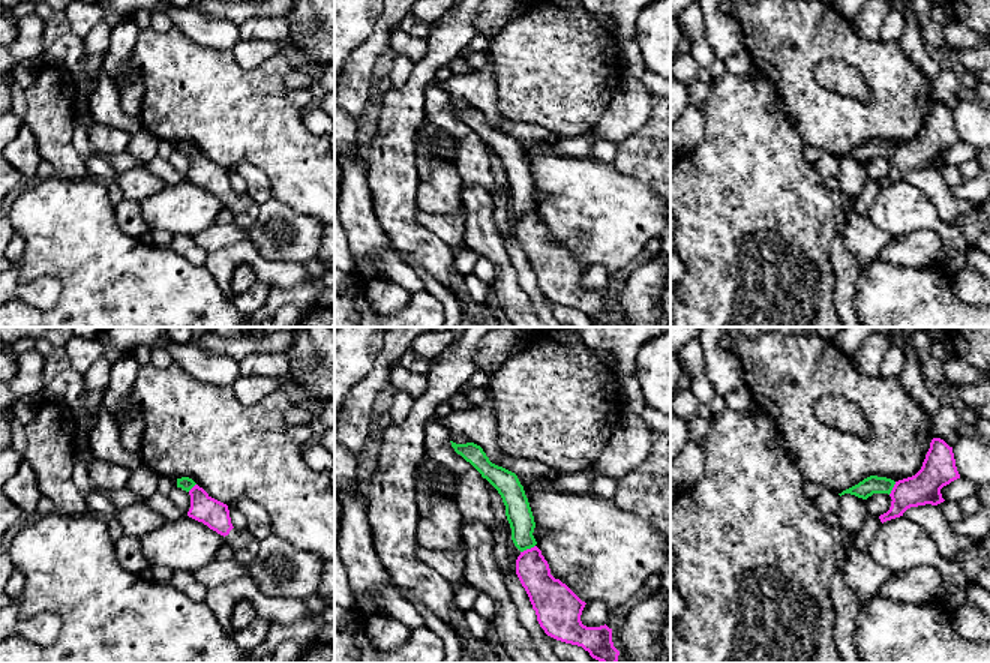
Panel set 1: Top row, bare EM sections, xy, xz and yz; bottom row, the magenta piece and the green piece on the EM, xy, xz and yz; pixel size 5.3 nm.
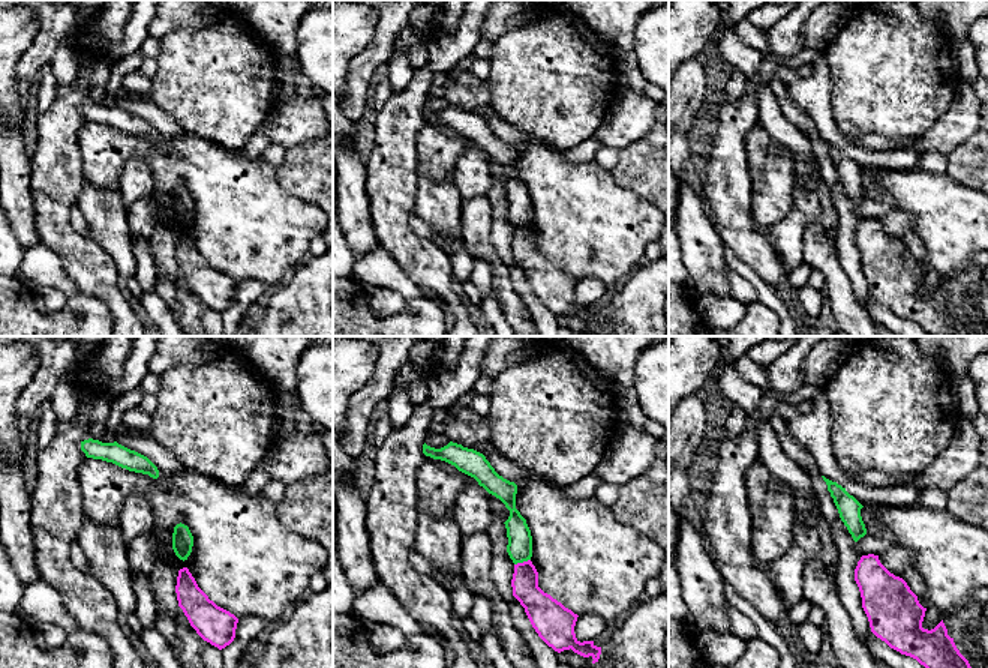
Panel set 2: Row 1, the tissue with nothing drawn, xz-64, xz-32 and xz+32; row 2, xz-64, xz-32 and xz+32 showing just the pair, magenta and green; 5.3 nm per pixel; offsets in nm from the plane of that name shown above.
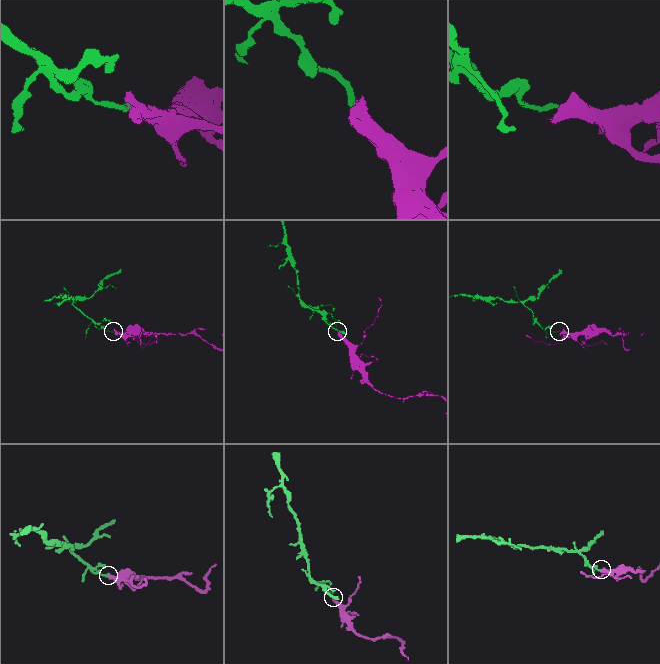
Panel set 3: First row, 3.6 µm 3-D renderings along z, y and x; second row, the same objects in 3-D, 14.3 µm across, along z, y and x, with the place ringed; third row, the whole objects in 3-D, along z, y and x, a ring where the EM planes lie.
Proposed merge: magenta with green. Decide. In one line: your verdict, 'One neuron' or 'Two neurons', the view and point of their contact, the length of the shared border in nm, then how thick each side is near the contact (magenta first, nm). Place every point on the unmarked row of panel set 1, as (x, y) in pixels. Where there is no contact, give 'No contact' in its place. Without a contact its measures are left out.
Two neurons. Touches magenta at xz (527, 213). Shared border 90 nm. Thickness 180 nm (magenta) against 140 nm

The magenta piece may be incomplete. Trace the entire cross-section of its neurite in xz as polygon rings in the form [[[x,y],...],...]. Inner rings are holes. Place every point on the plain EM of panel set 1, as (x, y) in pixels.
[[[537,210],[520,216],[516,238],[548,300],[582,310],[602,327],[618,326],[620,315],[614,310],[612,292],[606,288],[600,291],[582,288],[580,279],[586,267],[550,238],[549,228]]]

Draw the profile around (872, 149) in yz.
[[[870,140],[860,146],[858,148],[843,154],[838,158],[840,160],[844,158],[855,159],[858,162],[867,164],[873,158],[891,158],[896,146],[886,141],[878,141],[878,140]]]

